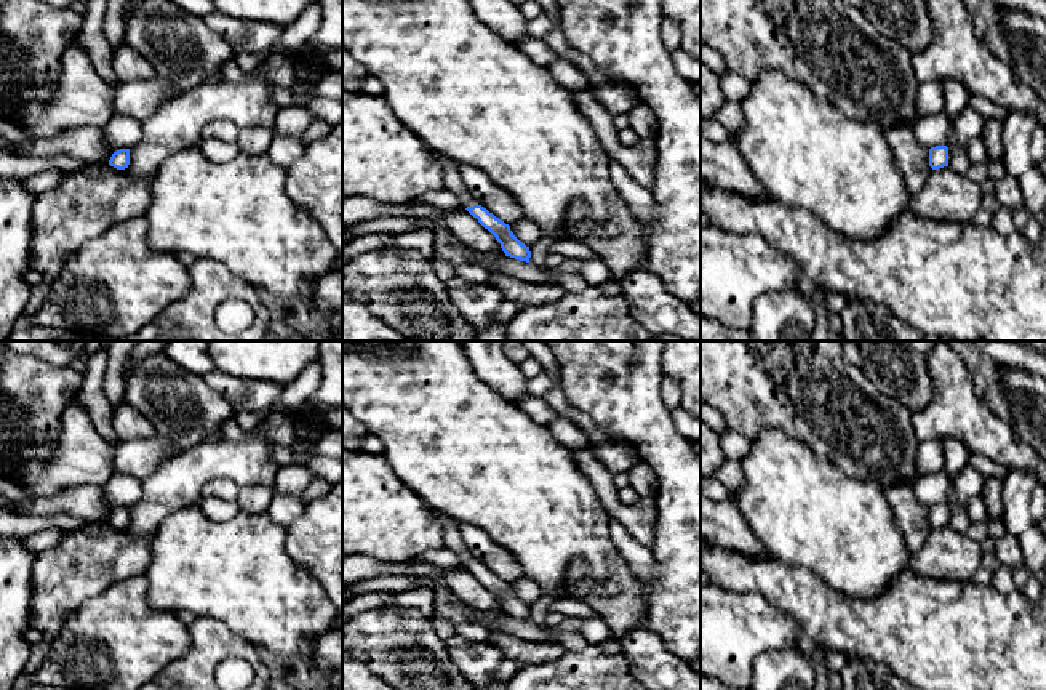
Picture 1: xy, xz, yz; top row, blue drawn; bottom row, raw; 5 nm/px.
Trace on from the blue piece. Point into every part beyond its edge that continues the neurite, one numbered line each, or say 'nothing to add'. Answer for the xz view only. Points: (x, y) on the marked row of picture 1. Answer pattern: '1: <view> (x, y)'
1: xz (453, 181)

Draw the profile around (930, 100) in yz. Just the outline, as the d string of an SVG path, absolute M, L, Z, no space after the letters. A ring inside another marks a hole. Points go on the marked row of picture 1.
M934 78L918 85L916 117L932 117L945 110L942 78Z

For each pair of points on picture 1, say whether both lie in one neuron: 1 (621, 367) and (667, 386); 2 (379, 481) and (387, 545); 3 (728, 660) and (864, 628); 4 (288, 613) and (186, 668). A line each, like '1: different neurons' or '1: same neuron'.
1: different neurons
2: same neuron
3: different neurons
4: different neurons

